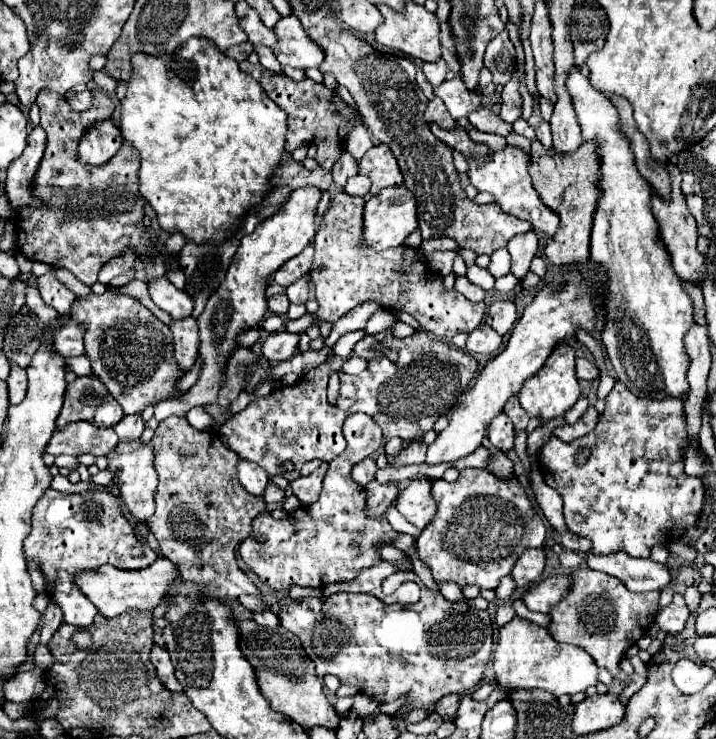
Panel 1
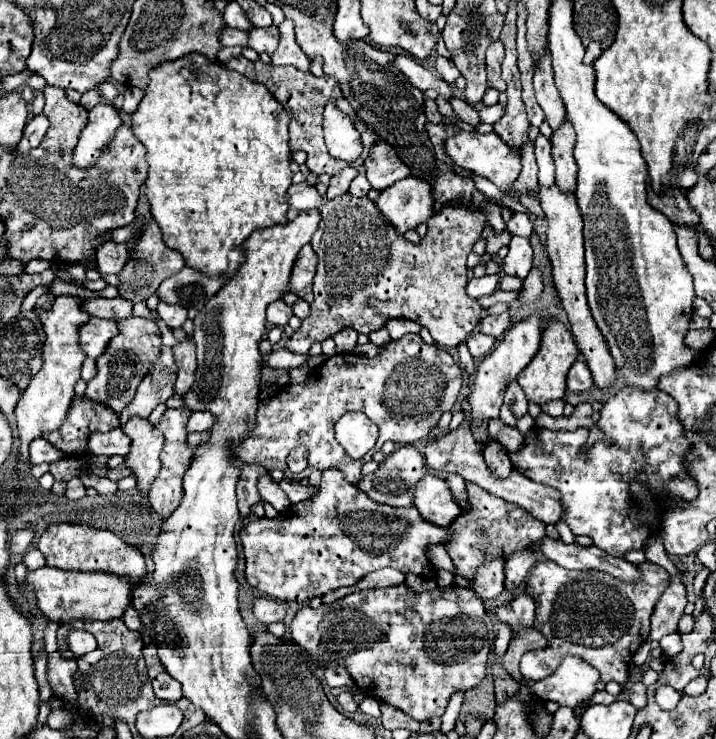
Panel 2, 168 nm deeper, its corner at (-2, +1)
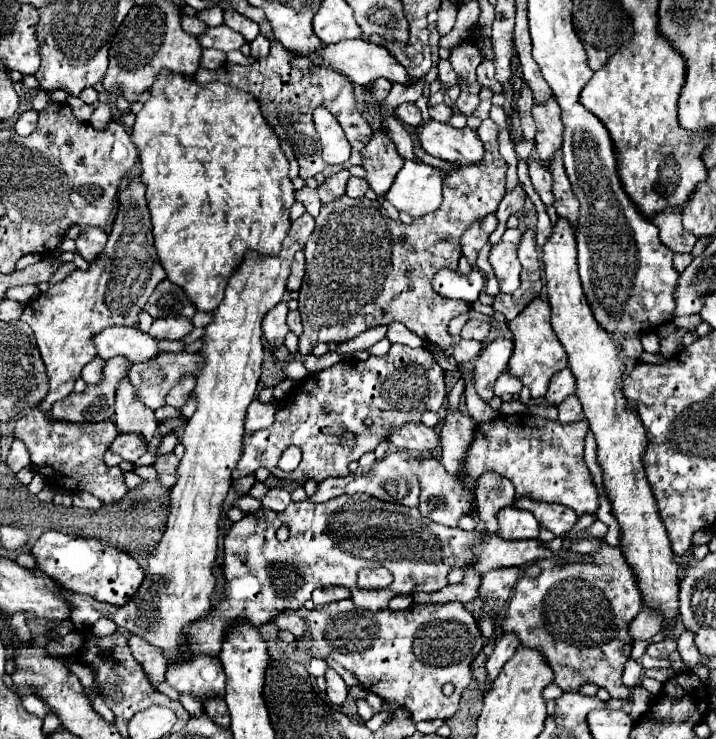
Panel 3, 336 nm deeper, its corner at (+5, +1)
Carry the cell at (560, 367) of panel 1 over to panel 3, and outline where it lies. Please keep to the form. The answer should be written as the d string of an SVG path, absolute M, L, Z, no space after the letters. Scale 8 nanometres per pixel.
M538 296L532 304L528 304L528 308L524 308L524 312L520 312L520 316L516 316L516 320L508 322L508 330L514 340L512 360L508 362L510 372L520 378L526 388L530 388L532 398L542 398L552 374L566 368L566 352L550 326L550 304Z

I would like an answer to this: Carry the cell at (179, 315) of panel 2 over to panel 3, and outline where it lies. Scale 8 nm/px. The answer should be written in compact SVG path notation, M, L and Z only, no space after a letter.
M164 318L164 320L154 320L150 328L150 336L158 340L182 340L194 330L192 322L180 322L176 318Z

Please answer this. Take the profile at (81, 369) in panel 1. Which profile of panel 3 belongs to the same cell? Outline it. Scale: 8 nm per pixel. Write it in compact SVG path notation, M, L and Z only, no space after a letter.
M94 358L88 366L84 366L84 370L82 370L82 378L84 378L84 382L88 382L88 384L98 384L100 380L102 380L102 368L104 368L104 360L100 360L100 358Z

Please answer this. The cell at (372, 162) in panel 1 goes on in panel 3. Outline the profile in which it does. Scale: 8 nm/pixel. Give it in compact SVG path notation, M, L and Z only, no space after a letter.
M378 130L368 142L368 146L362 150L362 166L366 168L366 180L378 196L384 196L390 190L394 176L398 174L402 164L404 160L396 152L394 142L382 130Z

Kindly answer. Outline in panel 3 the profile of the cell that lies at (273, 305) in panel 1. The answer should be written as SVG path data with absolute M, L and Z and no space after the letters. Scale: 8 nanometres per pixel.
M280 302L262 320L262 334L272 348L282 346L286 340L286 334L288 334L286 314L288 314L288 306L286 302Z

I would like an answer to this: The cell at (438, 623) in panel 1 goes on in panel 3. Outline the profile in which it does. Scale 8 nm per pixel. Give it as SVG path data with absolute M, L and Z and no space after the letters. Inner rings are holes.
M340 600L336 604L310 610L306 622L312 634L310 654L314 658L334 658L346 670L358 676L362 688L378 694L384 700L394 700L400 706L408 708L412 712L414 722L434 720L434 718L448 720L456 714L460 696L464 688L468 688L468 684L472 682L470 664L478 656L484 644L476 620L460 604L430 604L430 606L412 604L410 608L398 612L392 610L370 612L370 610L354 608L352 600ZM446 682L454 684L452 696L444 696L442 692L442 686Z

